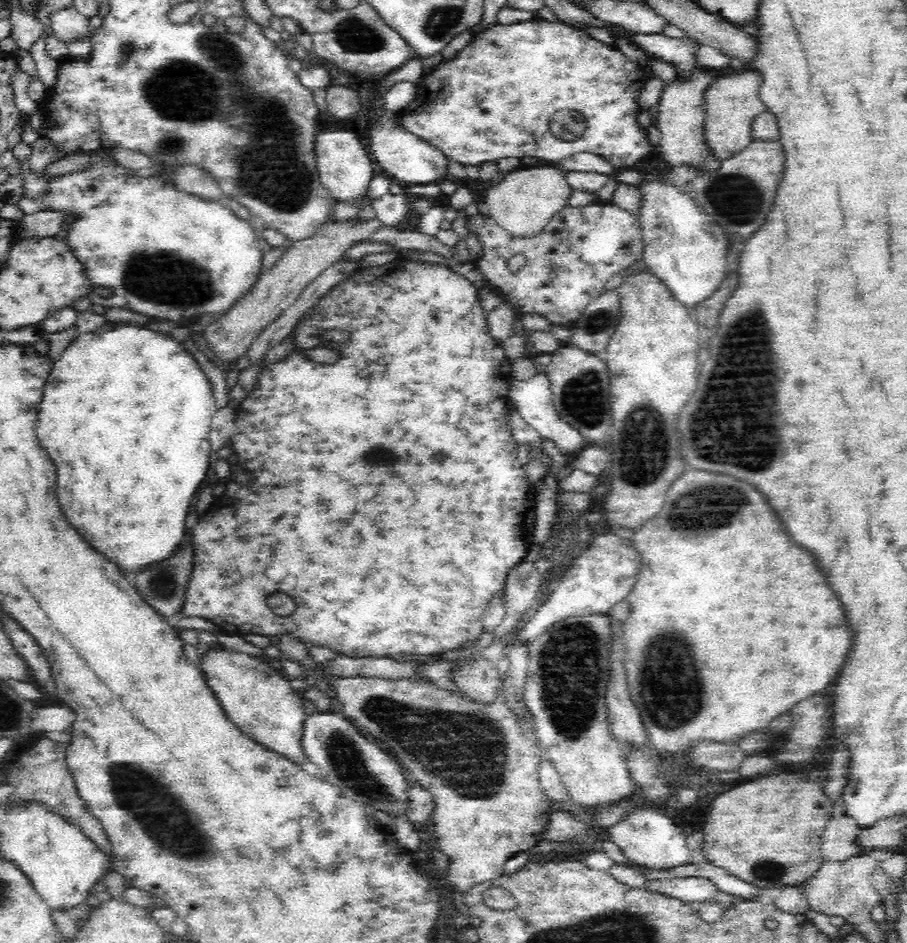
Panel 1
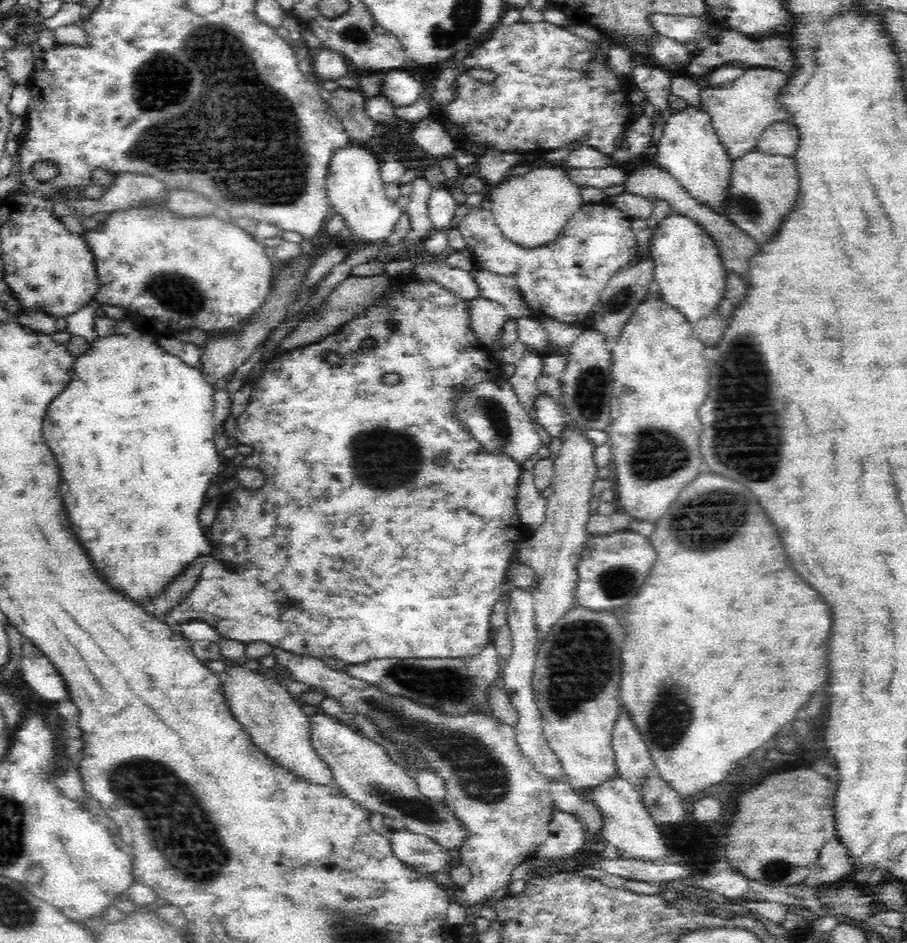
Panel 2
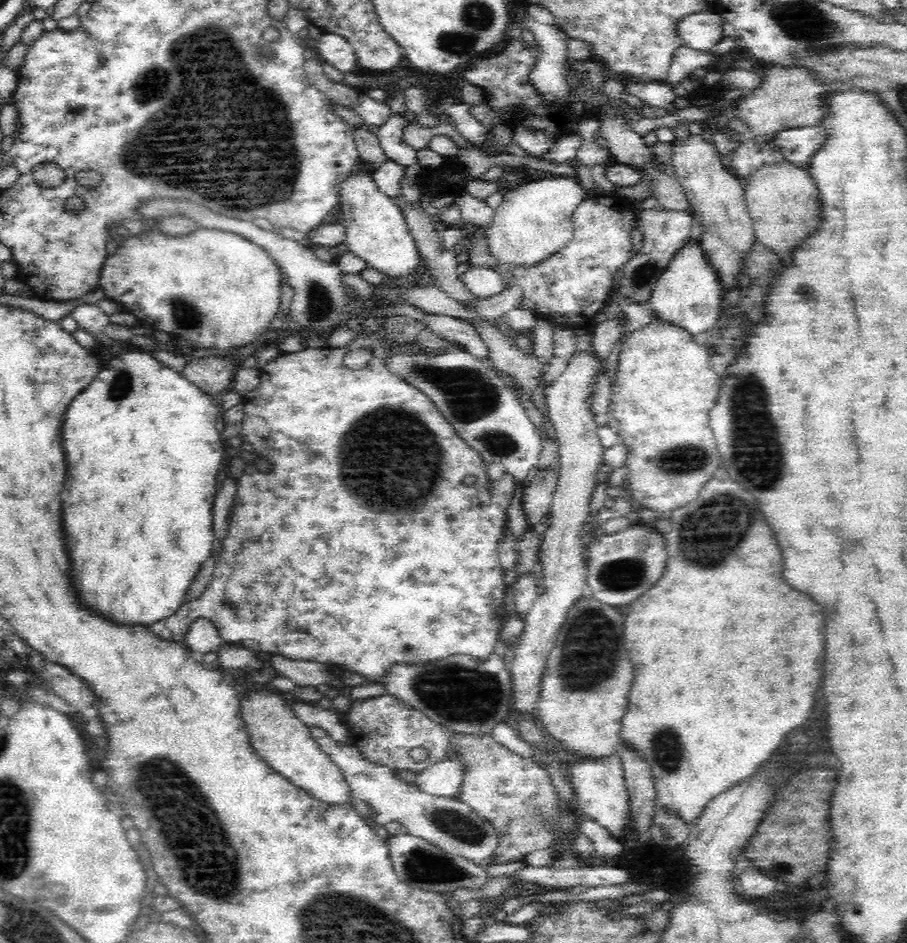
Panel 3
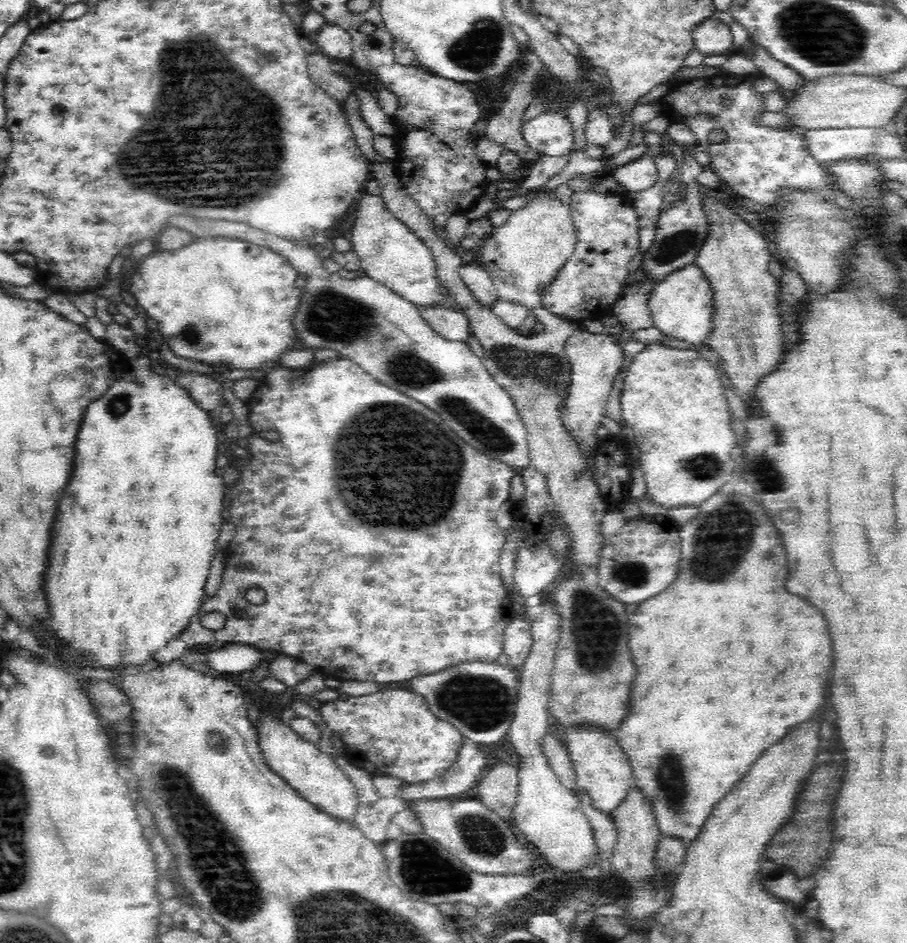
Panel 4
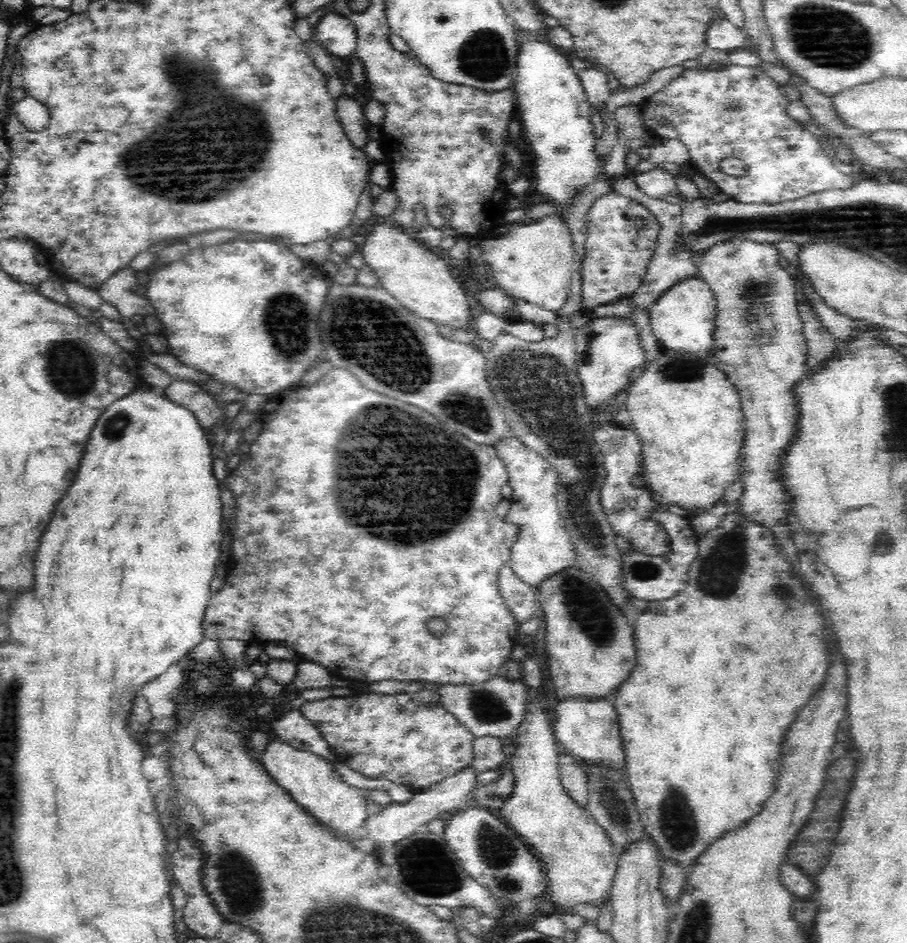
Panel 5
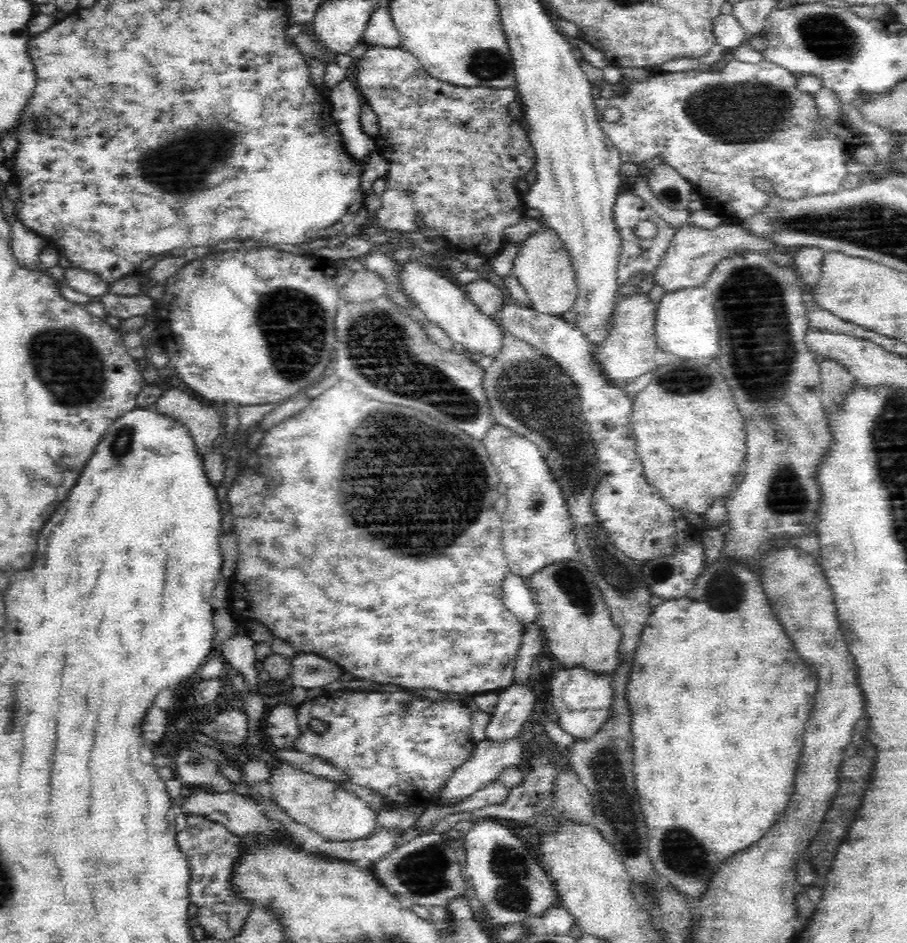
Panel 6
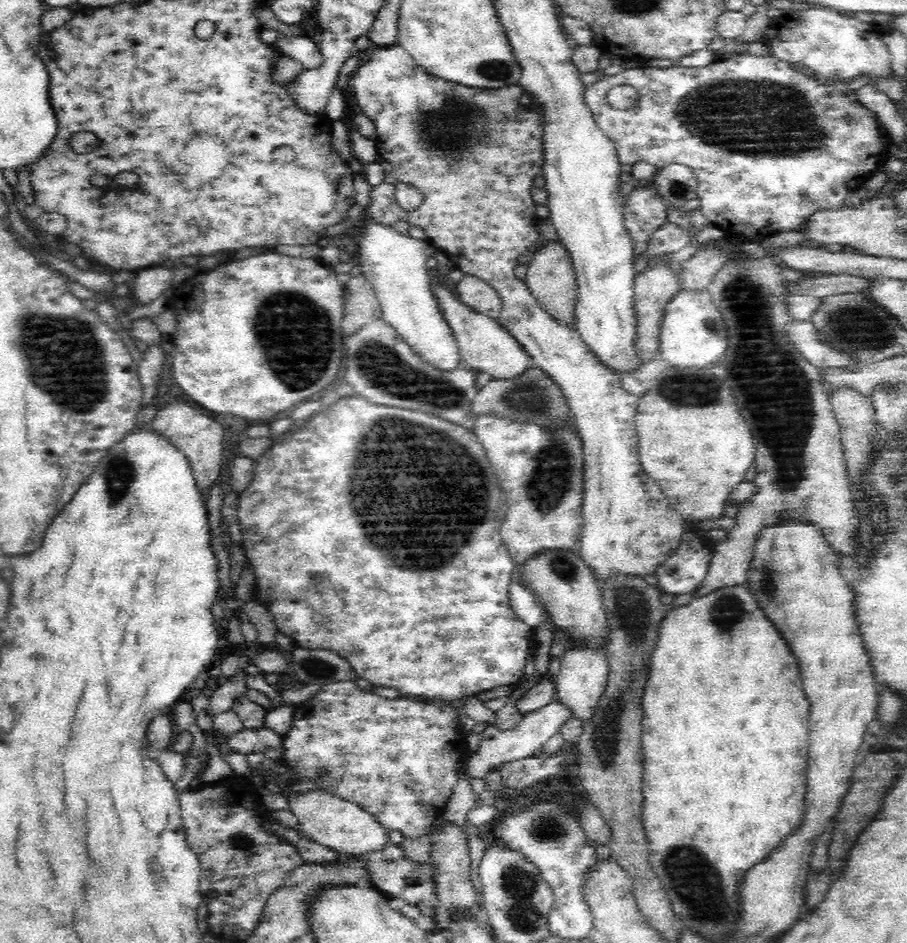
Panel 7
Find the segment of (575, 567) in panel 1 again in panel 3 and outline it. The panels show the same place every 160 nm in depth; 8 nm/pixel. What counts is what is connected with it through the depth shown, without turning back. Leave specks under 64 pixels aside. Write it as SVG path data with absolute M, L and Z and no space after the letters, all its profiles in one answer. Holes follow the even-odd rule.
M653 524L635 525L616 534L590 538L585 551L587 594L601 604L627 607L660 578L666 561L666 542Z

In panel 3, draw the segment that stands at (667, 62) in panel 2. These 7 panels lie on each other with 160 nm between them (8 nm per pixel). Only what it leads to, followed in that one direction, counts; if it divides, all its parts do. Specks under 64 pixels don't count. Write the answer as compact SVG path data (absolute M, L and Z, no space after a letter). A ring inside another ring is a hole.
M680 46L672 52L666 82L675 85L686 79L696 68L706 67L715 60L716 56L704 50L693 50Z

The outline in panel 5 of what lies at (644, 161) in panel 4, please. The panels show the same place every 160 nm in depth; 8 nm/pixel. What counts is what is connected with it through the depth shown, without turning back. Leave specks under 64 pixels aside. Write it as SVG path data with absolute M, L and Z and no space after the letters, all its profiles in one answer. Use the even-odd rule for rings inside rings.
M662 168L650 169L647 172L629 172L636 187L652 198L667 200L677 199L674 193L674 175Z

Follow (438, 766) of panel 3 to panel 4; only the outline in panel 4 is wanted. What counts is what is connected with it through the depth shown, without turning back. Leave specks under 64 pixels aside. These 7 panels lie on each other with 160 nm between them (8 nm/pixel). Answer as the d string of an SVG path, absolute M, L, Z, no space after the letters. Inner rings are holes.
M464 740L456 760L442 774L422 782L407 784L398 792L398 798L448 799L465 796L473 791L481 774L486 770L486 755L478 744Z

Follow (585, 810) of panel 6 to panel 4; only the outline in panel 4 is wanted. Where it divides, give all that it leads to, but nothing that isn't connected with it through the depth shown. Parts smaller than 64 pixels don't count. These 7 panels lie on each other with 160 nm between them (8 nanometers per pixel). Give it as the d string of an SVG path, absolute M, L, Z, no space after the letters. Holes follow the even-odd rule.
M546 731L539 740L541 753L546 757L548 766L558 780L575 792L576 777L573 776L572 761L569 760L568 751L564 745L560 744L560 741L552 736L552 732Z

